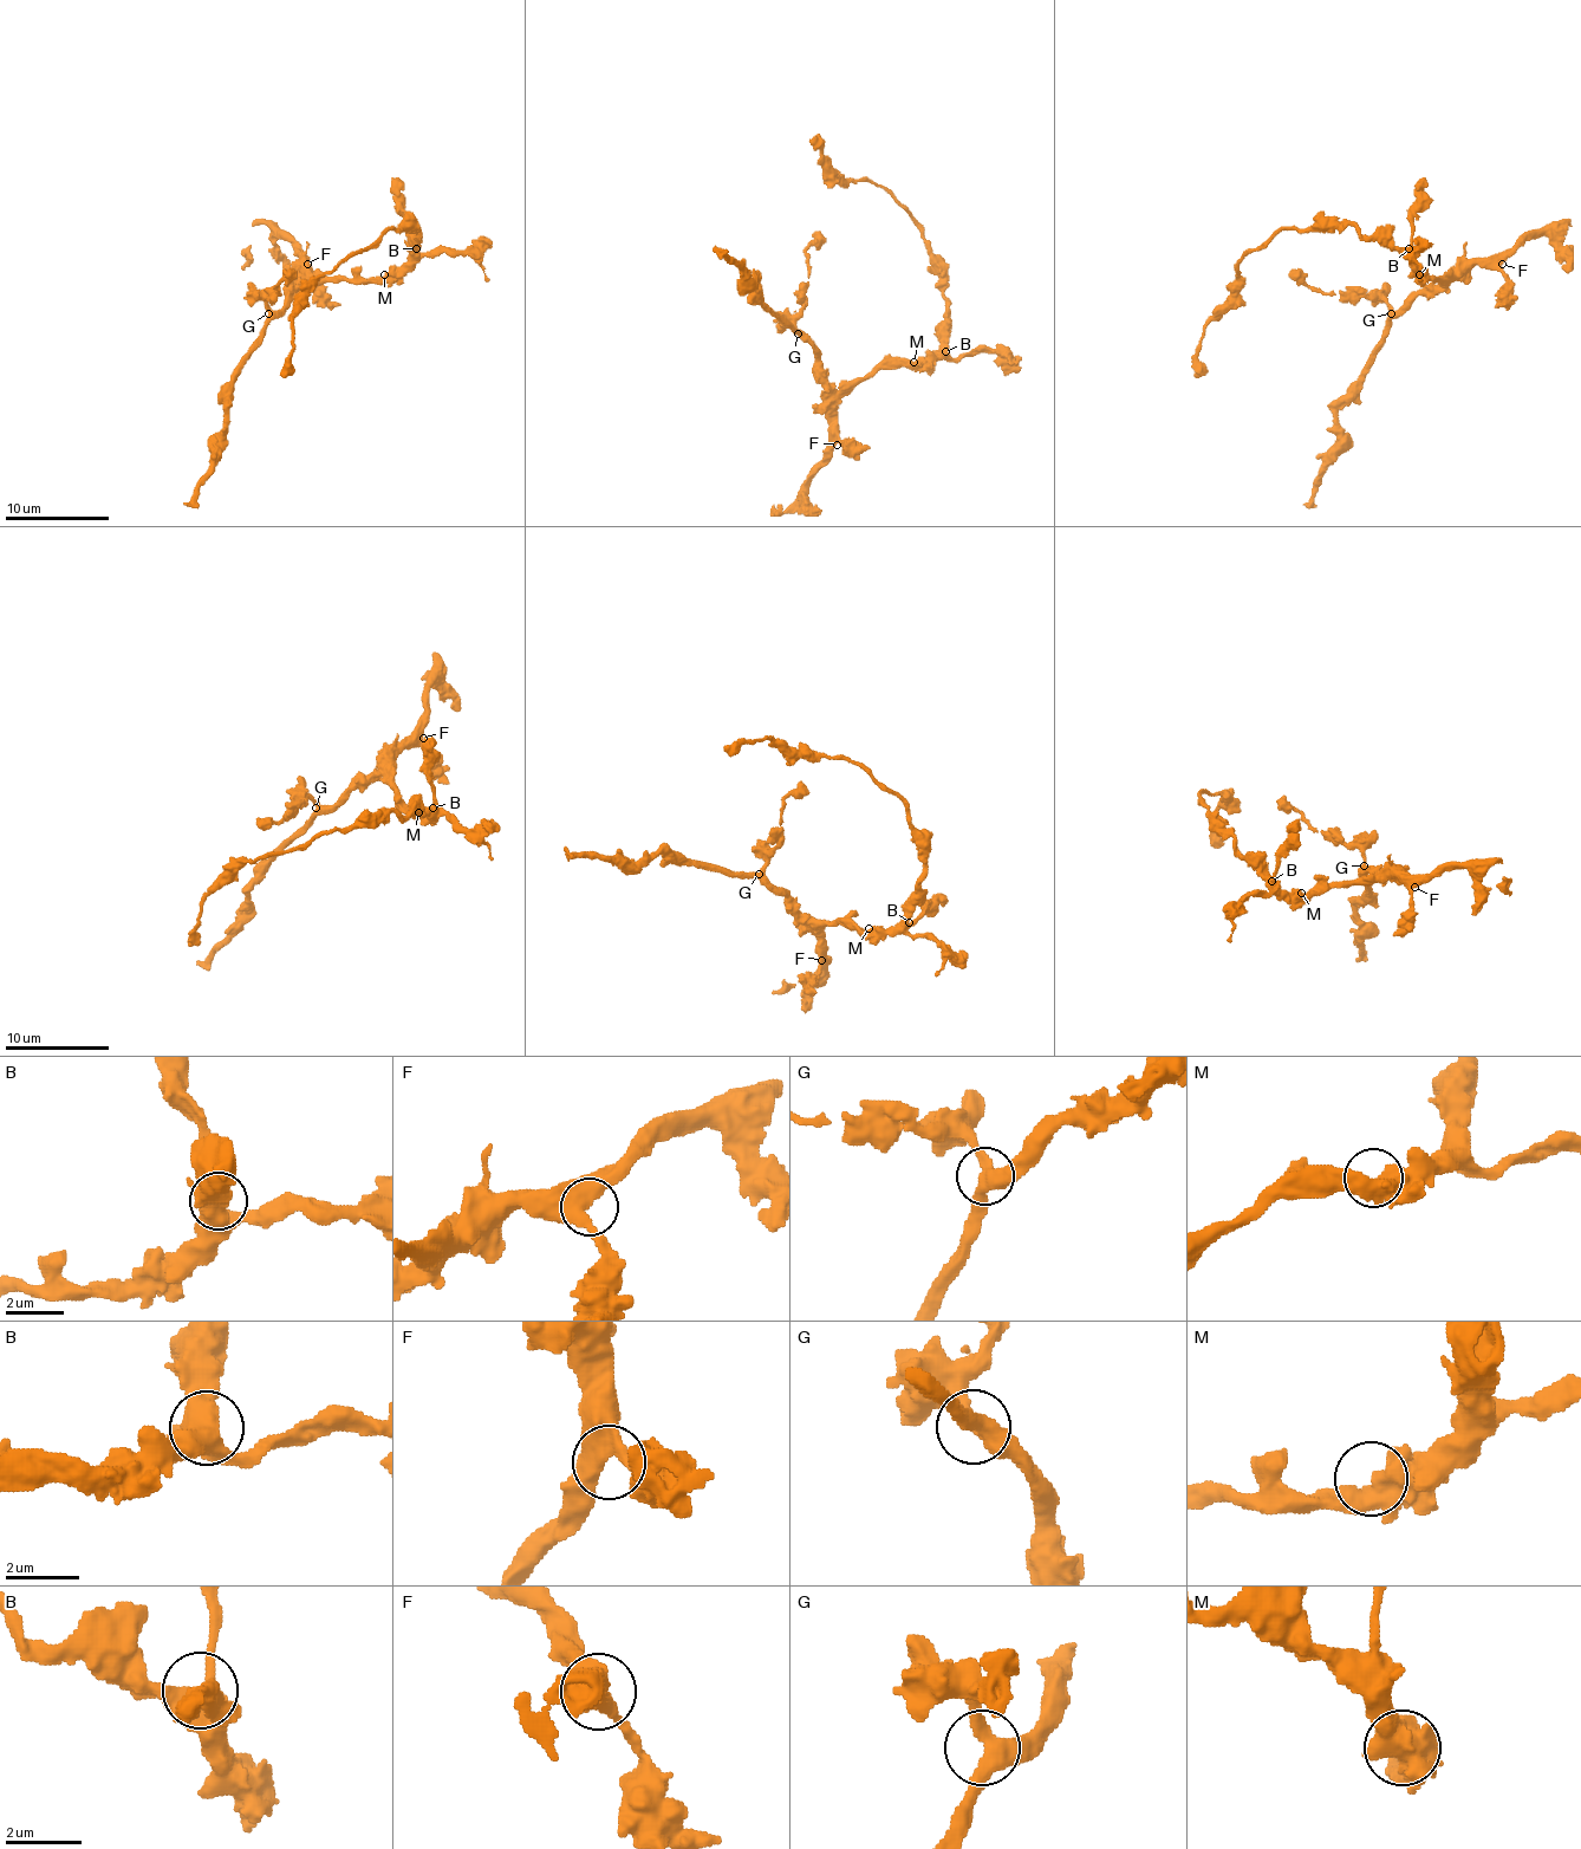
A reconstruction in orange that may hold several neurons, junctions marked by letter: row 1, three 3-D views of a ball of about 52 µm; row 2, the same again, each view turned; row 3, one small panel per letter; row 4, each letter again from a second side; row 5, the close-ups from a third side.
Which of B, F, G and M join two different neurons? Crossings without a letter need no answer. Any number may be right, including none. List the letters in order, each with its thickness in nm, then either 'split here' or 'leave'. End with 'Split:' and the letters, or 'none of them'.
B: 500 nm | leave
F: 420 nm | leave
G: 400 nm | leave
M: 700 nm | leave
Split: none of them

